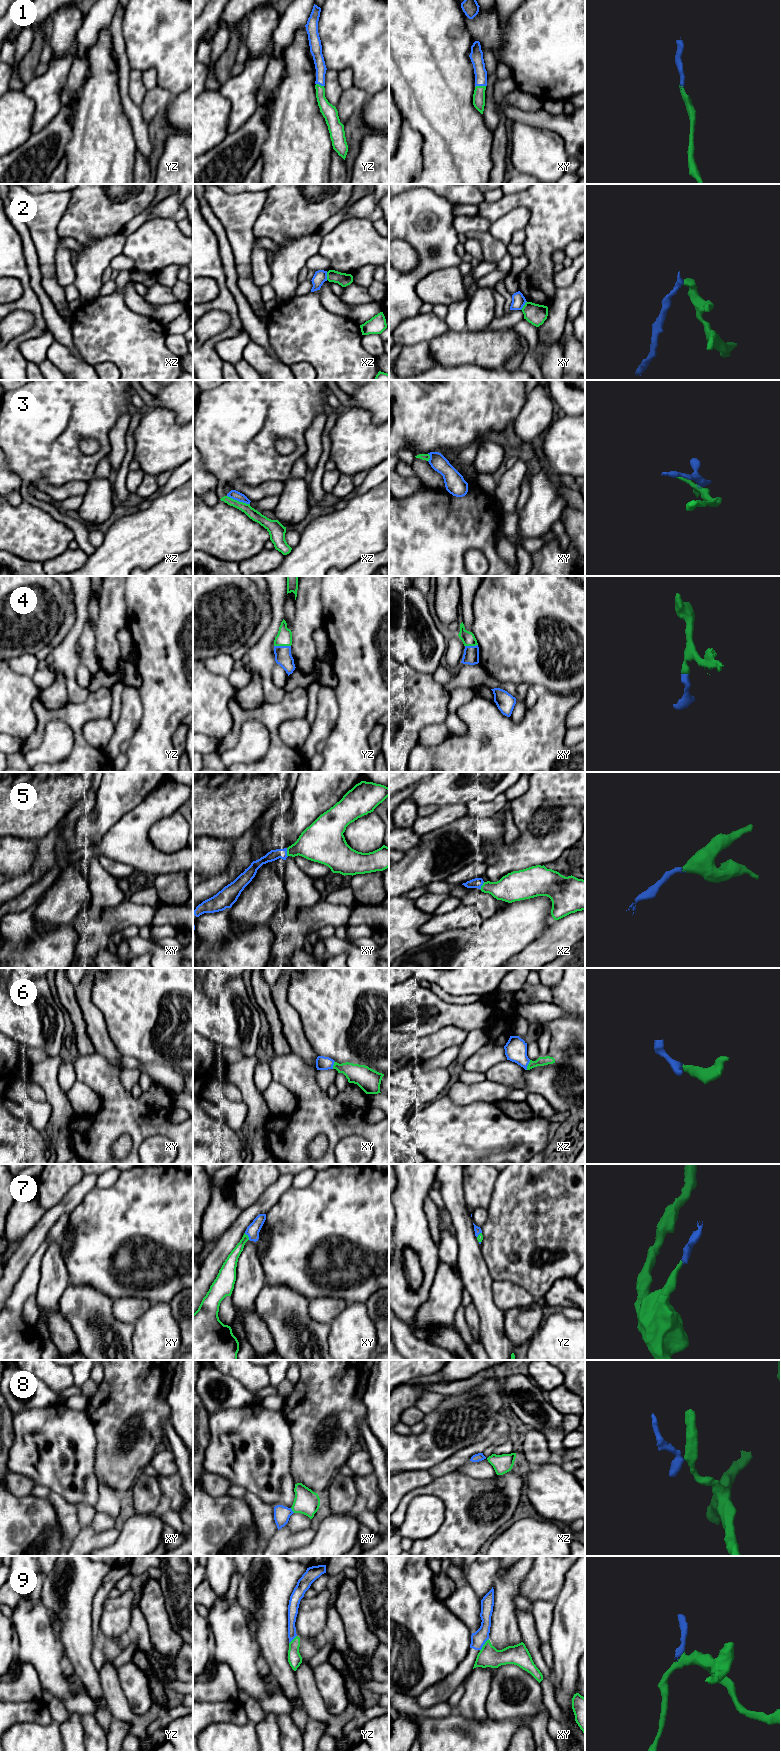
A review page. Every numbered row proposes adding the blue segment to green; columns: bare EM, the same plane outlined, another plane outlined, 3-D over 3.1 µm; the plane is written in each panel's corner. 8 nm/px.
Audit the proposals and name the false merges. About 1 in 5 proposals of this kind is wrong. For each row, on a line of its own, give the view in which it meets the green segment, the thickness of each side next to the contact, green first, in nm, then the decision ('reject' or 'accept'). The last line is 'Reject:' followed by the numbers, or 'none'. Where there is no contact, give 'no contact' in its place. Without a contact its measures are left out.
1: meets green in xy; 100 nm thick on the green side, 110 nm on the other; accept
2: meets green in xy; 170 nm thick on the green side, 110 nm on the other; reject
3: meets green in xz; 90 nm thick on the green side, 70 nm on the other; reject
4: meets green in yz; 130 nm thick on the green side, 140 nm on the other; accept
5: meets green in xy; 280 nm thick on the green side, 90 nm on the other; accept
6: meets green in xz; 80 nm thick on the green side, 180 nm on the other; accept
7: meets green in xy; 100 nm thick on the green side, 100 nm on the other; accept
8: meets green in xy; 200 nm thick on the green side, 130 nm on the other; reject
9: meets green in xy; 170 nm thick on the green side, 120 nm on the other; reject
Reject: 2, 3, 8, 9

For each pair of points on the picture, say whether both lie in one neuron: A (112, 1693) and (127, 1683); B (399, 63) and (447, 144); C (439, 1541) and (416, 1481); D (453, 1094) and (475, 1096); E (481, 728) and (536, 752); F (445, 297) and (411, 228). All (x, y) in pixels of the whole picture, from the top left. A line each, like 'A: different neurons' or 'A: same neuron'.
A: different neurons
B: same neuron
C: different neurons
D: same neuron
E: same neuron
F: different neurons

